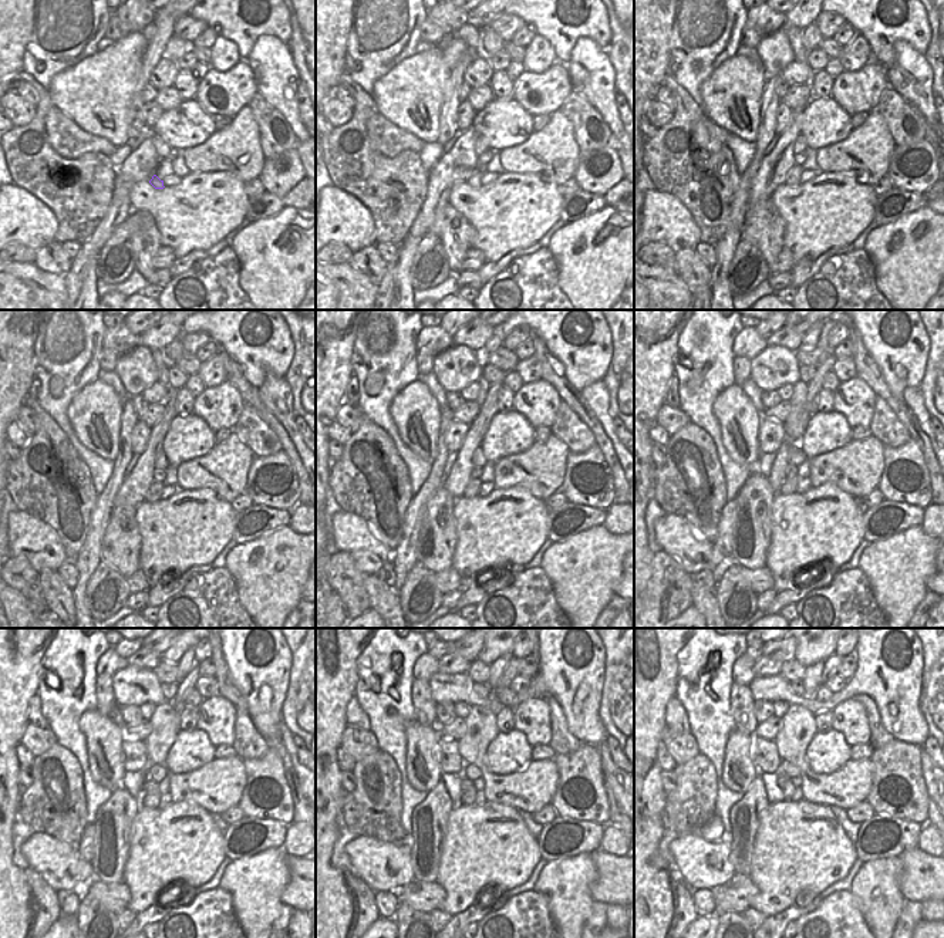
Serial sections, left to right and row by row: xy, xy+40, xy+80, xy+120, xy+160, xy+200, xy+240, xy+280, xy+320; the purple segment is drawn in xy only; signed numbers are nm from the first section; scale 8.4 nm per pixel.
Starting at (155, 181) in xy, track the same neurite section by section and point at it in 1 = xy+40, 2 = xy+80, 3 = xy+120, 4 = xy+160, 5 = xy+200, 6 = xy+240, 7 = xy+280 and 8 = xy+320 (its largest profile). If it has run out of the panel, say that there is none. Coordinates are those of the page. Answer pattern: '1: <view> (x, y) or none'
1: xy+40 (475, 179)
2: xy+80 (794, 175)
3: xy+120 (154, 493)
4: xy+160 (472, 489)
5: xy+200 (791, 481)
6: xy+240 (151, 795)
7: xy+280 (468, 792)
8: xy+320 (784, 782)

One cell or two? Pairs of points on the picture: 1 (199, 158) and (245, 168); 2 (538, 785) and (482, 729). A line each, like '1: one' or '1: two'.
1: one
2: one

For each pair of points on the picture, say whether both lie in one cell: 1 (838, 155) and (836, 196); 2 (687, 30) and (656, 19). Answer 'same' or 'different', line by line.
1: different
2: different

